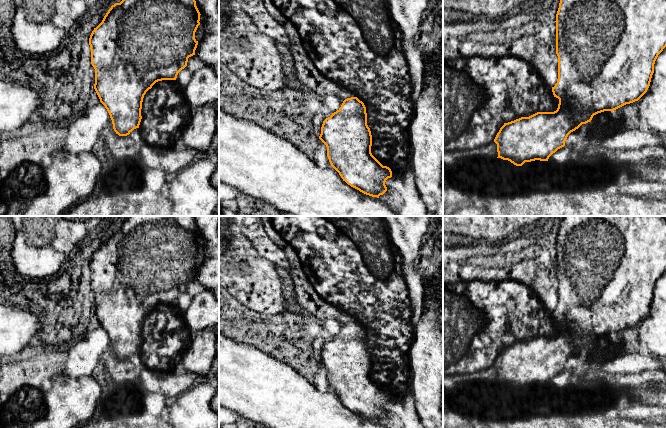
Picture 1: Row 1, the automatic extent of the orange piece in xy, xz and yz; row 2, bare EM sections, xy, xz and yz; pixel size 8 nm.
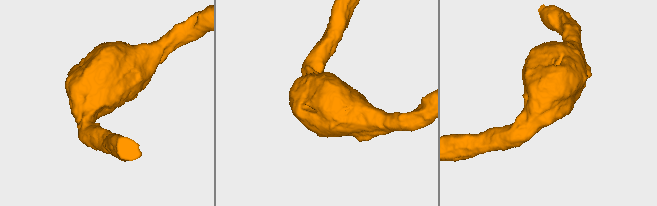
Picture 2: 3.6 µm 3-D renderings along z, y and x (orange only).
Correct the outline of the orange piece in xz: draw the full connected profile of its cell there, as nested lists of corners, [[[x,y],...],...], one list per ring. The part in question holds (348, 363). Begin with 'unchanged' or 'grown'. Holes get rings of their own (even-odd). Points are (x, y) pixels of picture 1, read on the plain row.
unchanged; [[[357,321],[345,323],[341,331],[323,345],[319,363],[327,371],[331,390],[348,409],[377,422],[387,415],[385,406],[392,401],[392,395],[371,377],[372,359],[367,349],[366,331]]]

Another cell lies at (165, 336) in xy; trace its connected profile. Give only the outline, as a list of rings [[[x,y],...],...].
[[[176,304],[156,306],[144,319],[139,349],[145,367],[175,370],[191,342],[184,312]]]

